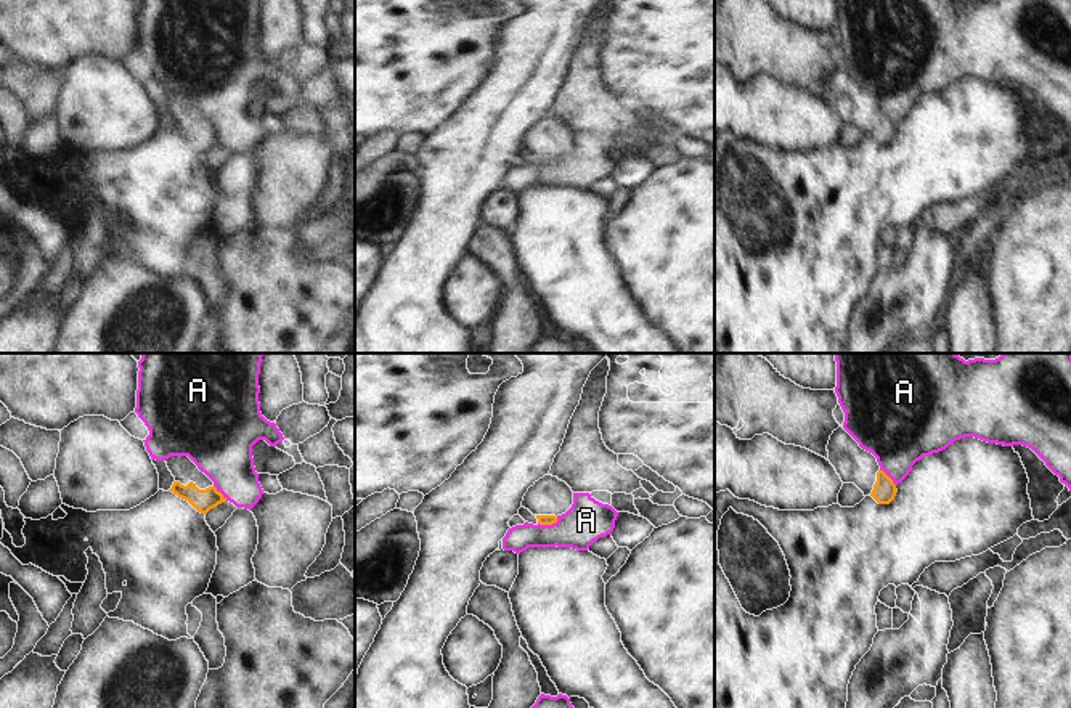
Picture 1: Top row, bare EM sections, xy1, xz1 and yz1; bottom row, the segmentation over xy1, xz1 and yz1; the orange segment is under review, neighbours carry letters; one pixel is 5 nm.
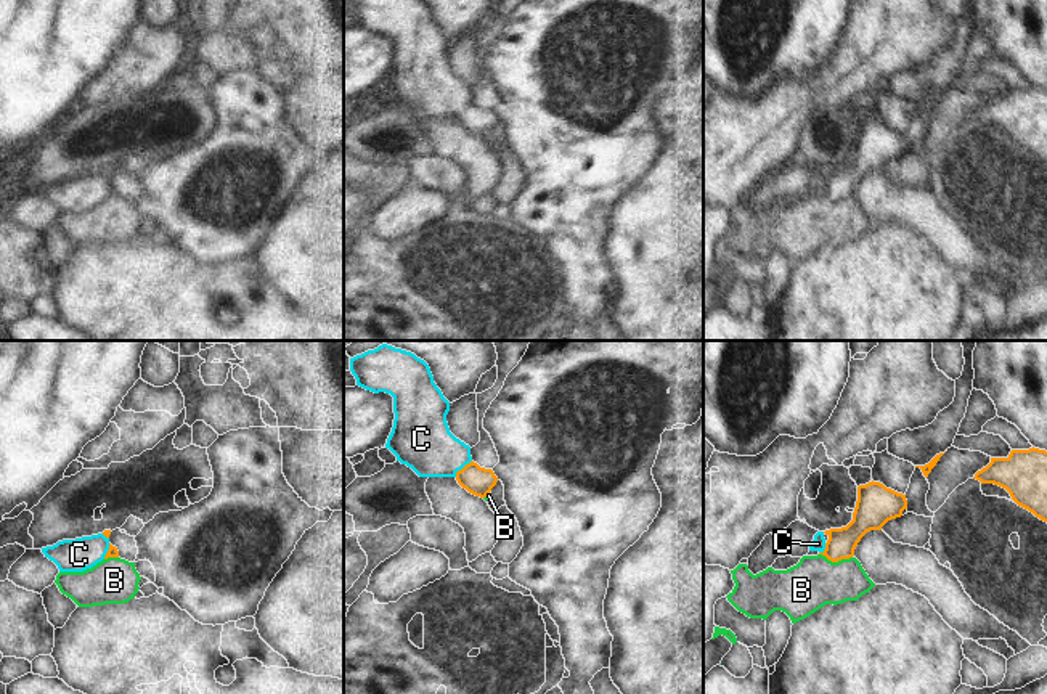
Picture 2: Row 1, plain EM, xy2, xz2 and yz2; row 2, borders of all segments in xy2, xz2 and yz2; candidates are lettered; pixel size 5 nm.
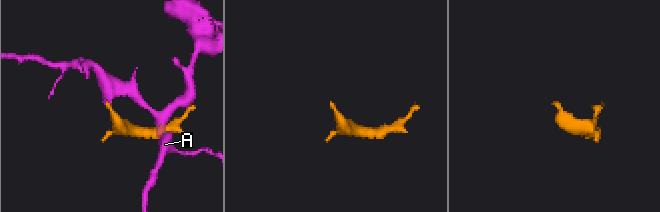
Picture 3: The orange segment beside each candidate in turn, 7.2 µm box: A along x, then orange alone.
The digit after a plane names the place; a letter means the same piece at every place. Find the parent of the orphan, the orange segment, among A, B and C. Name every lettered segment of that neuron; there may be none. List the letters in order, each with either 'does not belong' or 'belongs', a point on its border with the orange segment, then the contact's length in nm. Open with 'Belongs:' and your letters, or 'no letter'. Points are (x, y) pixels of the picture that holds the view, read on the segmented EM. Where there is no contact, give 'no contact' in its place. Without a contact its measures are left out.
Belongs: no letter
A: does not belong | xz1 (548, 524) | 110 nm
B: does not belong | yz2 (835, 561) | 170 nm
C: does not belong | xz2 (463, 468) | 120 nm

